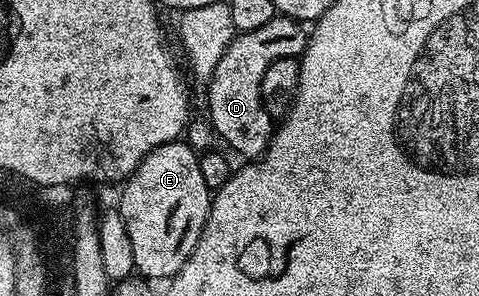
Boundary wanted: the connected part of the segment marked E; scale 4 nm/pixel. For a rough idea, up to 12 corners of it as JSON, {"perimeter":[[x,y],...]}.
{"perimeter":[[185,139],[120,186],[134,270],[171,279],[195,251],[211,190]]}

